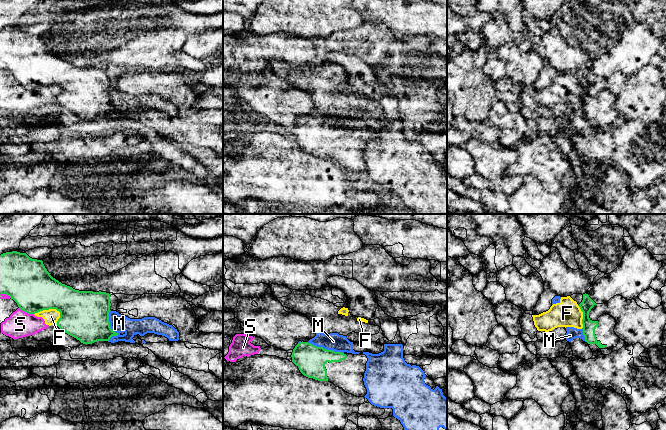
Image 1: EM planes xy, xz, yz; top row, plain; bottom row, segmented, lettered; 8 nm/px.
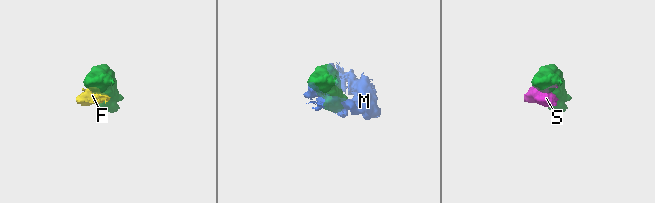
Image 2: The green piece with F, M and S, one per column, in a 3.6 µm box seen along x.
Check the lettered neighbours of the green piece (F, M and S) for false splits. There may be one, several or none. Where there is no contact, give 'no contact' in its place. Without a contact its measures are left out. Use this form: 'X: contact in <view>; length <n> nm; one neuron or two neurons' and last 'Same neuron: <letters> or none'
F: contact in xy; length 220 nm; two neurons
M: contact in xy; length 260 nm; two neurons
S: contact in xy; length 130 nm; two neurons
Same neuron: none

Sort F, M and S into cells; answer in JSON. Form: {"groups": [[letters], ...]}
{"groups": [["F", "M", "S"]]}

